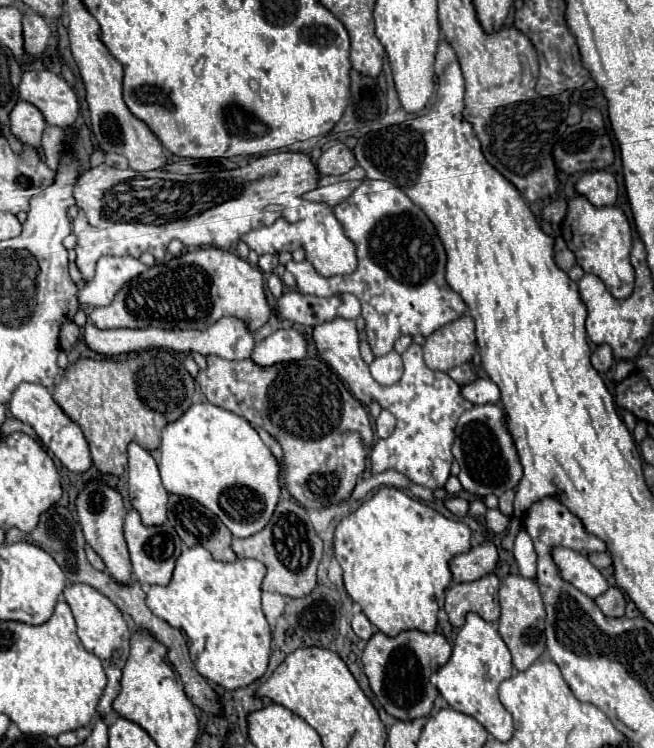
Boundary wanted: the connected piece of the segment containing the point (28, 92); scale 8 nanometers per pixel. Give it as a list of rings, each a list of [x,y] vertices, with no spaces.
[[[27,70],[19,84],[19,98],[39,108],[51,126],[71,126],[79,114],[79,104],[71,86],[51,70]]]

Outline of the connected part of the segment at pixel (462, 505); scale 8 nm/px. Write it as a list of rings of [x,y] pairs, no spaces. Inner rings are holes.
[[[451,496],[445,500],[445,508],[449,512],[453,512],[455,516],[465,516],[467,514],[467,508],[469,508],[469,502],[465,498],[459,498],[459,496]]]

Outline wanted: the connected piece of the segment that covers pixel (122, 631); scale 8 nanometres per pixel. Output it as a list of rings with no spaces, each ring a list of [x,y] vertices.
[[[73,584],[71,588],[63,590],[63,596],[65,596],[65,602],[71,606],[71,612],[73,612],[75,622],[77,622],[77,634],[79,634],[85,650],[95,654],[103,662],[103,668],[107,674],[107,686],[103,690],[97,712],[101,716],[107,716],[115,696],[121,690],[121,674],[123,674],[123,666],[125,666],[127,656],[129,656],[131,630],[127,626],[125,616],[119,612],[119,608],[115,608],[115,604],[111,604],[111,600],[107,600],[107,596],[99,594],[95,588],[85,586],[85,584]]]

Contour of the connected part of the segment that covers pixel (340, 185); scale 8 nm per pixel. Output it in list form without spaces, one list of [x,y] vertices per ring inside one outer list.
[[[355,180],[355,182],[337,182],[337,184],[331,184],[331,186],[309,190],[307,194],[303,194],[303,198],[311,200],[311,202],[323,202],[323,204],[335,206],[335,204],[343,202],[347,196],[351,196],[351,192],[359,184],[361,184],[361,180]]]

